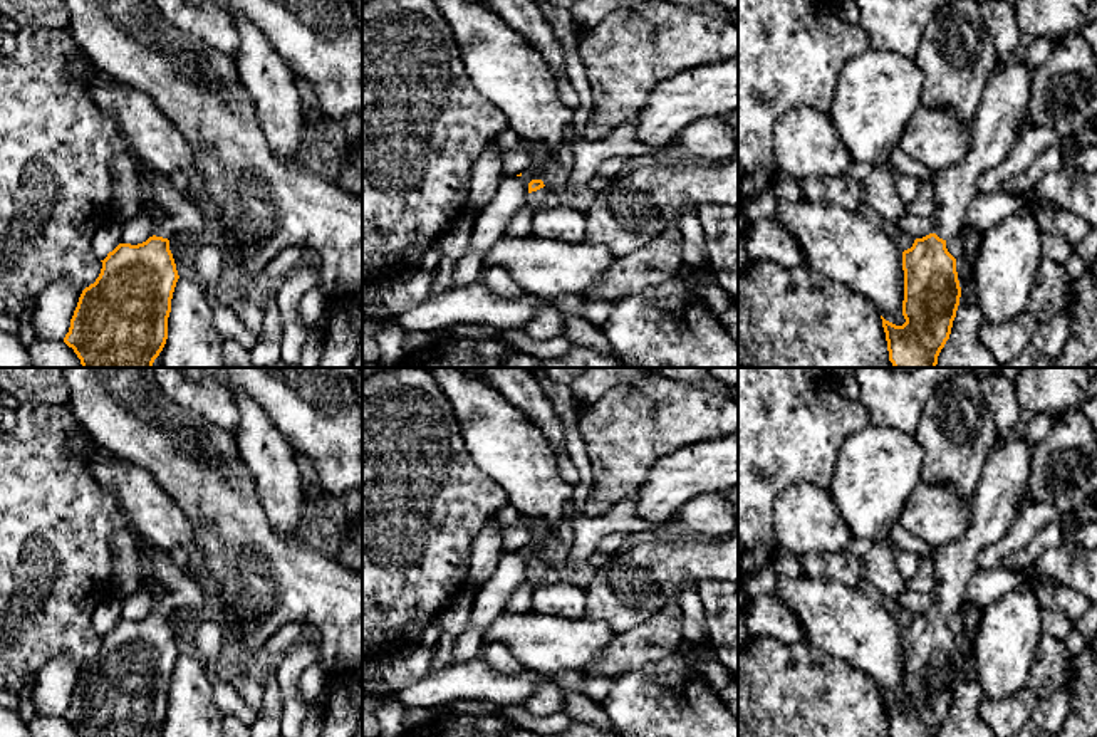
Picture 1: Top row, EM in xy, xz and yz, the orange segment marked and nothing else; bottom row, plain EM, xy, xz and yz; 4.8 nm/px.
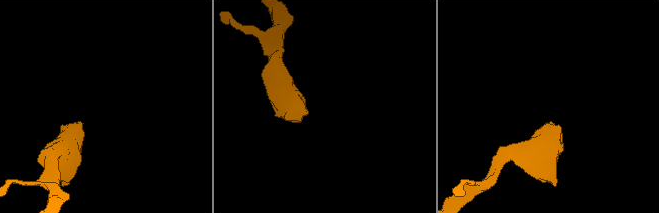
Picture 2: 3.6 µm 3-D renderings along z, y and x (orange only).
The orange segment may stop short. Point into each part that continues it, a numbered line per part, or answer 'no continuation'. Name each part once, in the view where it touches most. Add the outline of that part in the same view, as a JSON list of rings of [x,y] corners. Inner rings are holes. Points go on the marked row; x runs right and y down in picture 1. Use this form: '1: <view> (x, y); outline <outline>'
1: xy (171, 212); outline [[[153,168],[139,178],[139,206],[153,220],[153,235],[168,240],[176,233],[200,233],[208,223],[198,205],[179,193],[168,175]]]

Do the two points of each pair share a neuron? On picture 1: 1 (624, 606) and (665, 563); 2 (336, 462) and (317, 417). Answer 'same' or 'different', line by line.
1: same
2: same

